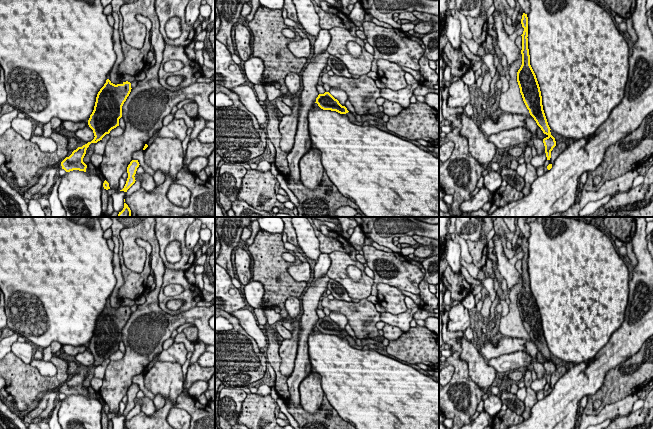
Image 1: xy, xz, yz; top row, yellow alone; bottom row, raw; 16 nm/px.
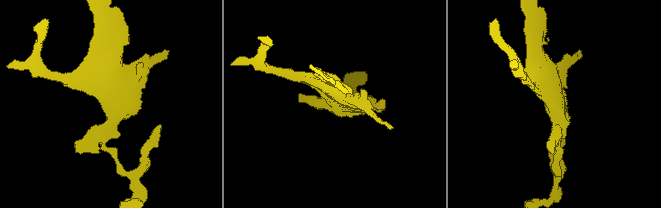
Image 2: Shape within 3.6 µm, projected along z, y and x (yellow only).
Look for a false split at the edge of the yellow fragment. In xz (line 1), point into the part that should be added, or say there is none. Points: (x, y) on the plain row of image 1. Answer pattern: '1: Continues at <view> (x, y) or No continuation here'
1: No continuation here

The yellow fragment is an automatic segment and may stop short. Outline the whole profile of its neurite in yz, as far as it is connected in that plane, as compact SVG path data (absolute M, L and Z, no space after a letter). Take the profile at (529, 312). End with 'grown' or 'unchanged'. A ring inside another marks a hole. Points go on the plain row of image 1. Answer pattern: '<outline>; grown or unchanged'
M523 237L521 243L522 251L524 252L522 260L522 289L517 296L517 306L520 312L523 325L529 334L530 339L534 342L537 349L541 352L544 358L547 359L543 363L547 384L551 382L551 375L556 370L555 362L551 359L543 329L540 311L536 299L530 289L530 279L528 273L528 241Z; unchanged

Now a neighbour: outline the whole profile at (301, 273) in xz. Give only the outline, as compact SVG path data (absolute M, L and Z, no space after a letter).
M308 262L292 265L288 267L287 271L297 282L308 282L311 279L311 268Z

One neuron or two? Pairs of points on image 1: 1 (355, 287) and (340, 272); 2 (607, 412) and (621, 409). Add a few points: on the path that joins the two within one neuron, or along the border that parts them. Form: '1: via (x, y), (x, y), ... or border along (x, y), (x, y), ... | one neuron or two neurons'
1: via (351, 286), (341, 276) | one neuron
2: via (610, 411), (618, 409) | one neuron

